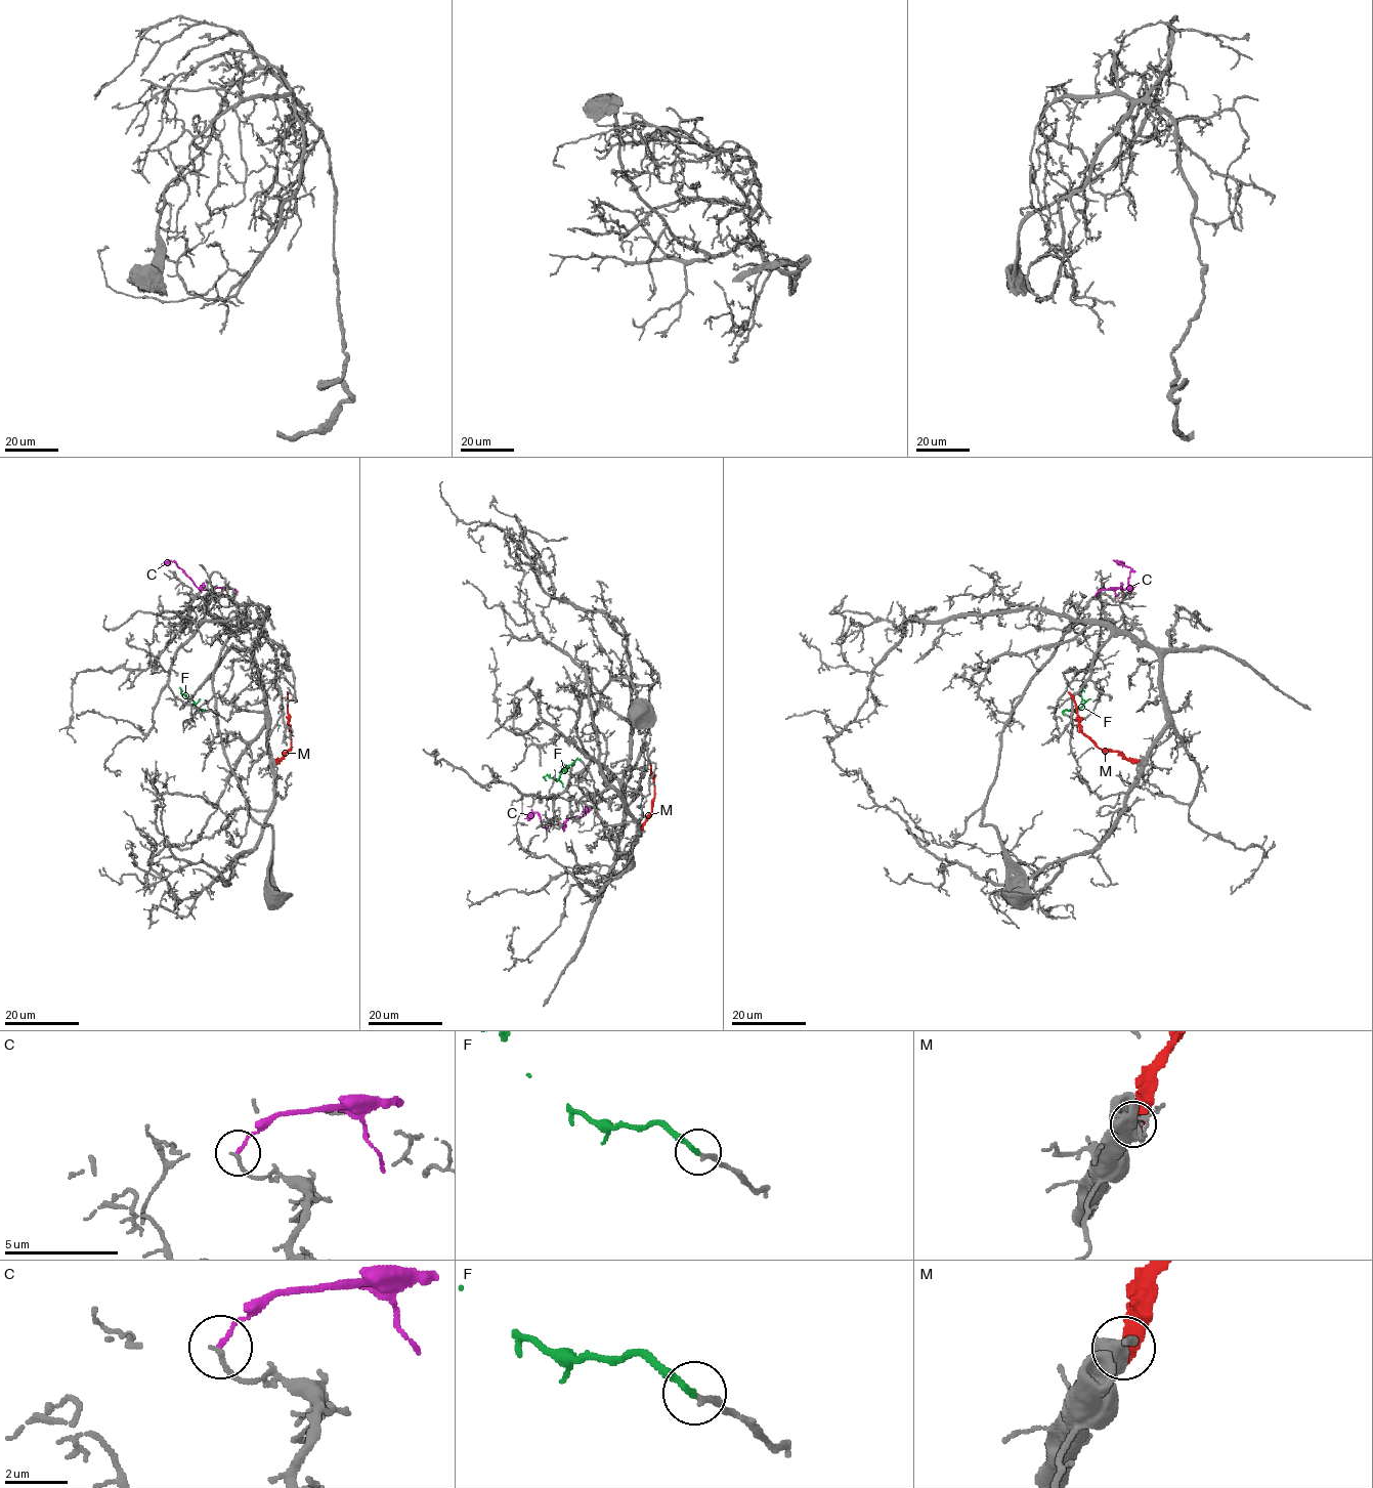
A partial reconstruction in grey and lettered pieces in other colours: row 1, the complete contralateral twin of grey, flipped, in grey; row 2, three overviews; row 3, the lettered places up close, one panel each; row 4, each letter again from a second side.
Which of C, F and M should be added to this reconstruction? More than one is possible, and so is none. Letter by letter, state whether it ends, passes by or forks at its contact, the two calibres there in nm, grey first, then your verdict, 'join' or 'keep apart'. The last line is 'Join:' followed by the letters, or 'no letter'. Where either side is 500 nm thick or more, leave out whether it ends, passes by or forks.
C: it ends; calibres 150 and 150 nm; keep apart
F: it ends; calibres 220 and 200 nm; join
M: calibres 650 and 600 nm; keep apart
Join: F

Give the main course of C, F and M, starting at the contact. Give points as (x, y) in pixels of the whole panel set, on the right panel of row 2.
C: (1095, 596), (1101, 590), (1127, 588), (1130, 568), (1117, 561), (1122, 566)
F: (1064, 715), (1065, 710), (1074, 710), (1083, 704), (1079, 694), (1080, 687)
M: (1138, 761), (1128, 760), (1117, 751), (1099, 749), (1082, 732), (1074, 696), (1069, 691)

